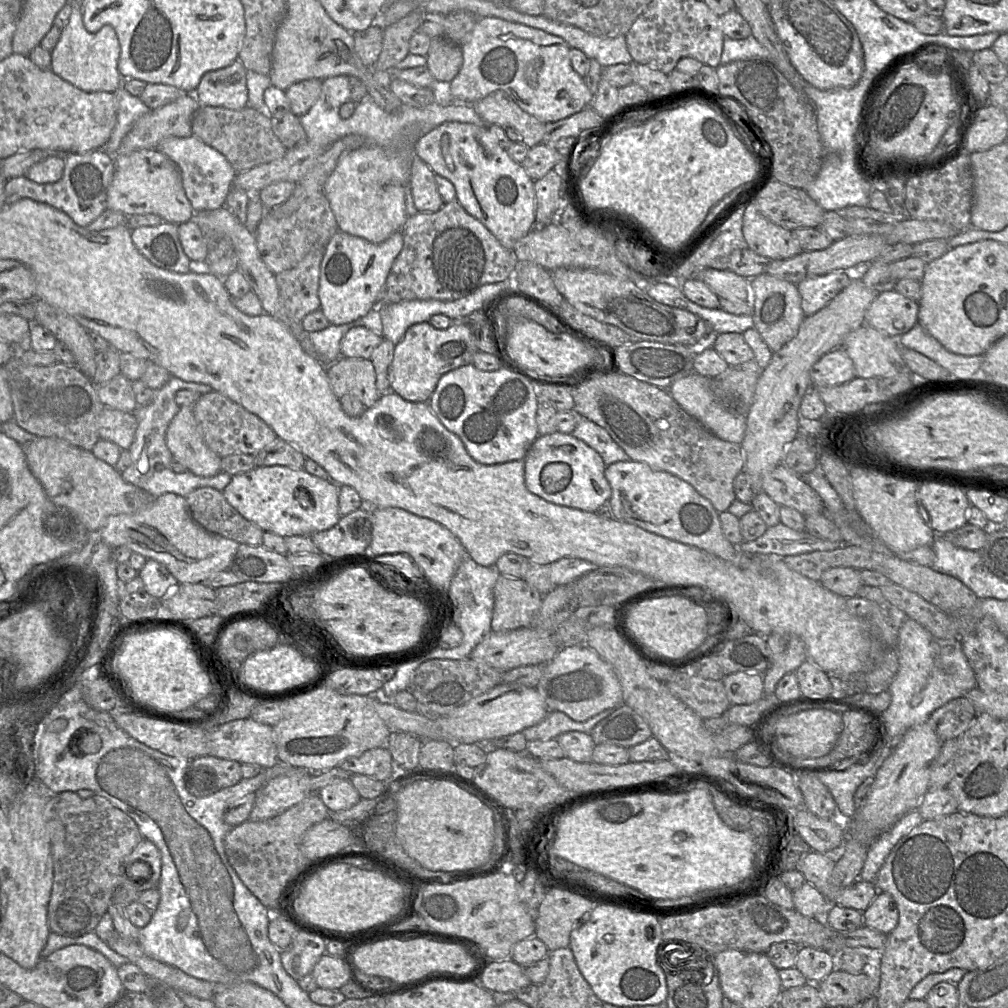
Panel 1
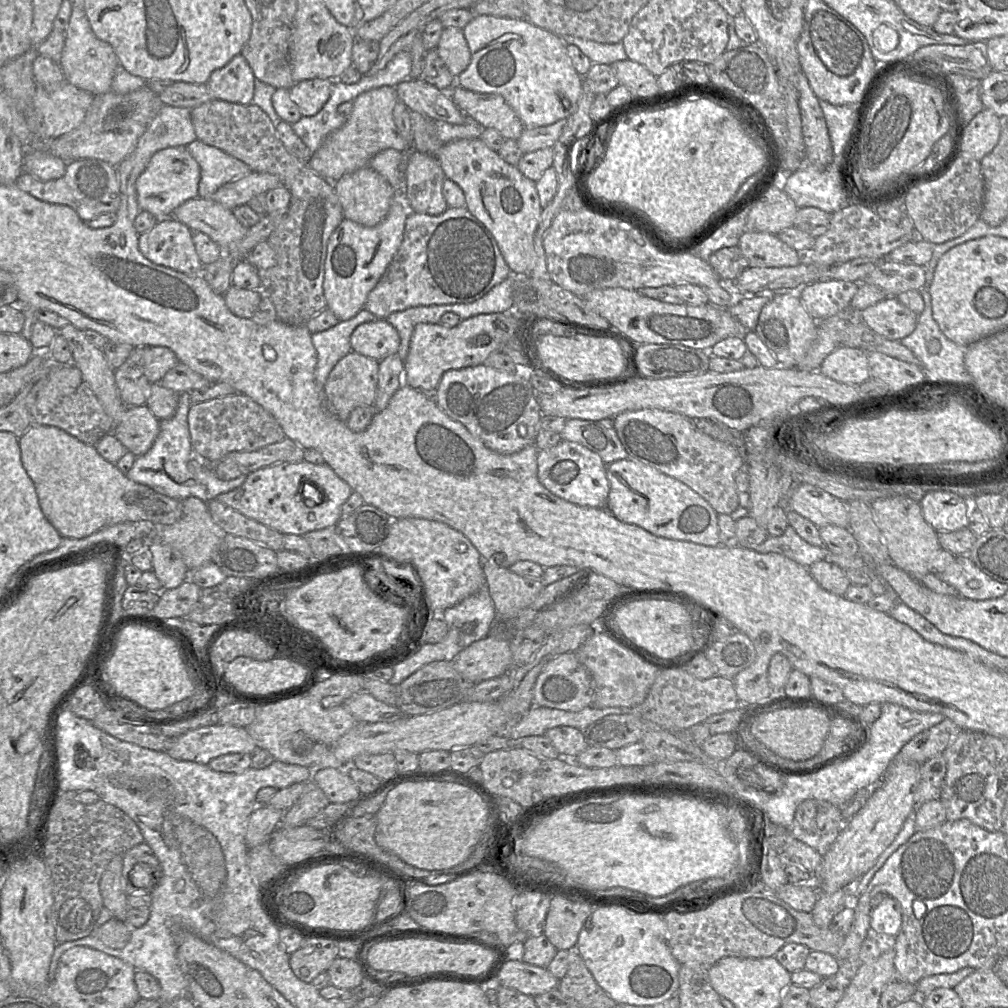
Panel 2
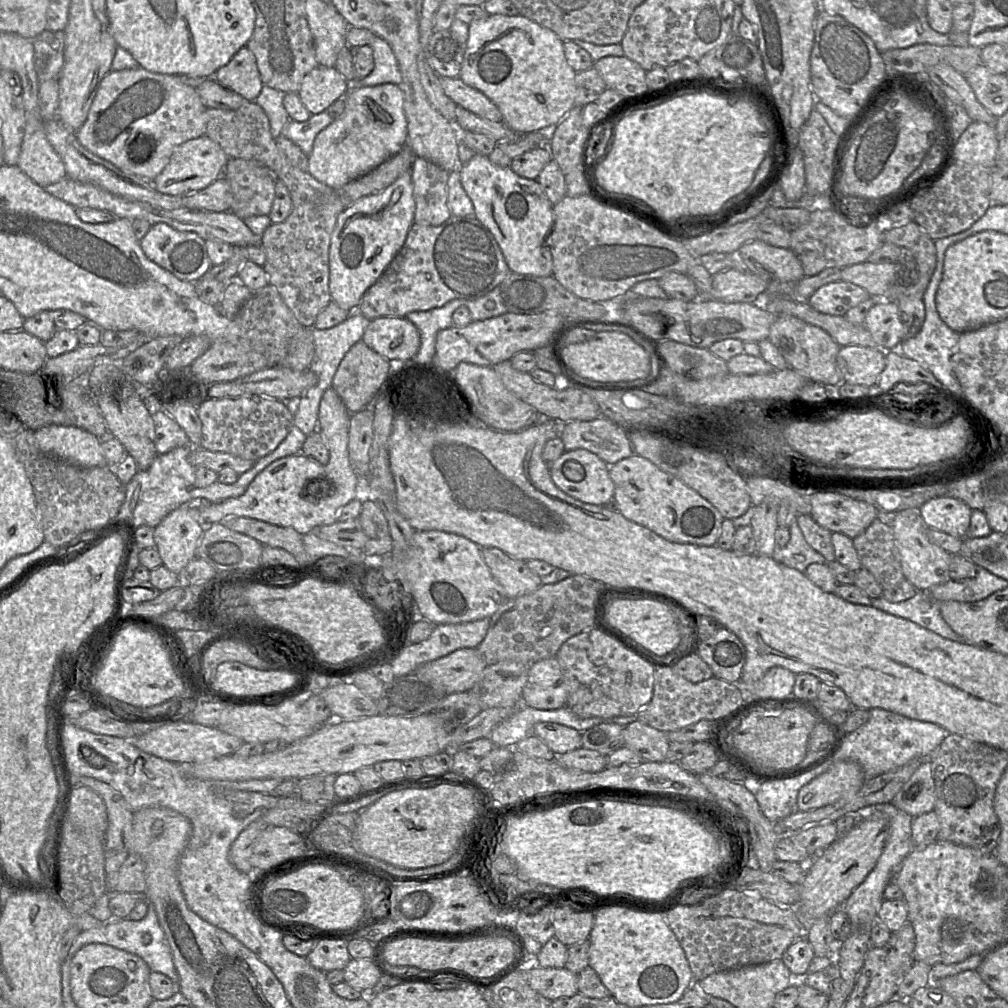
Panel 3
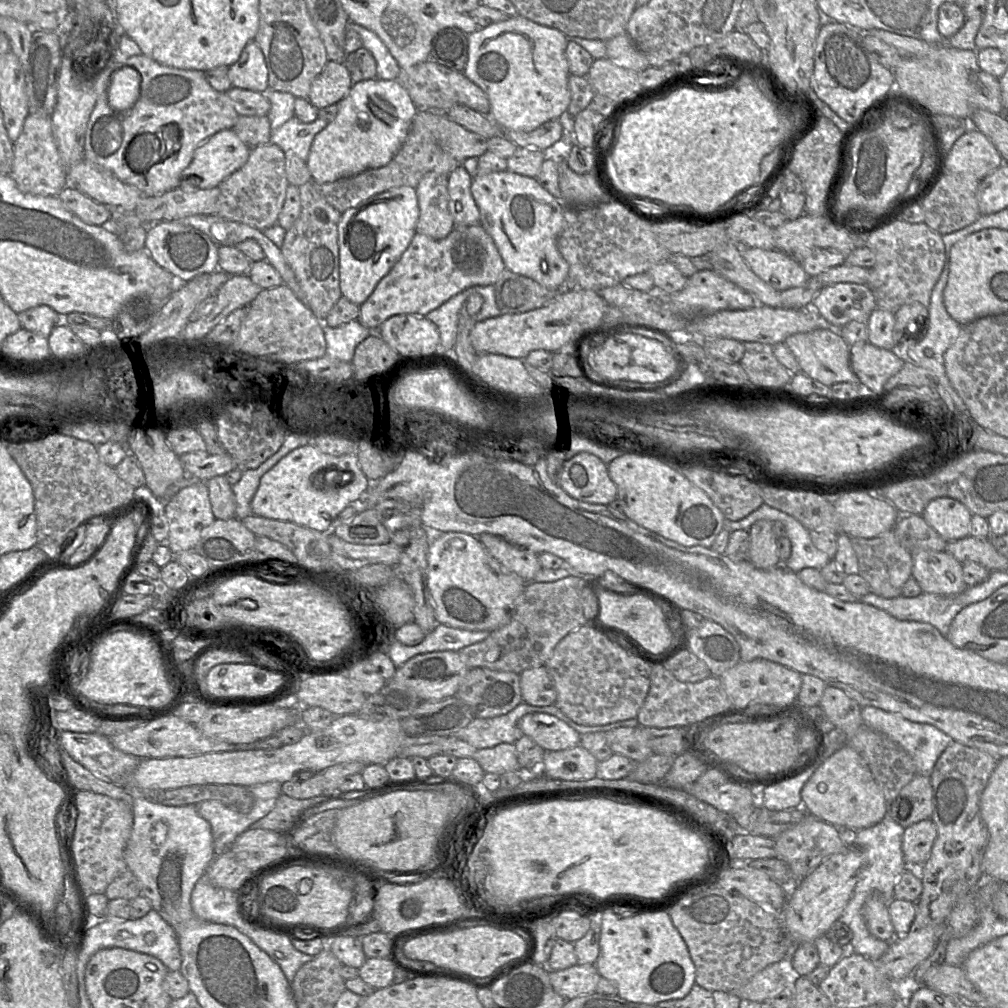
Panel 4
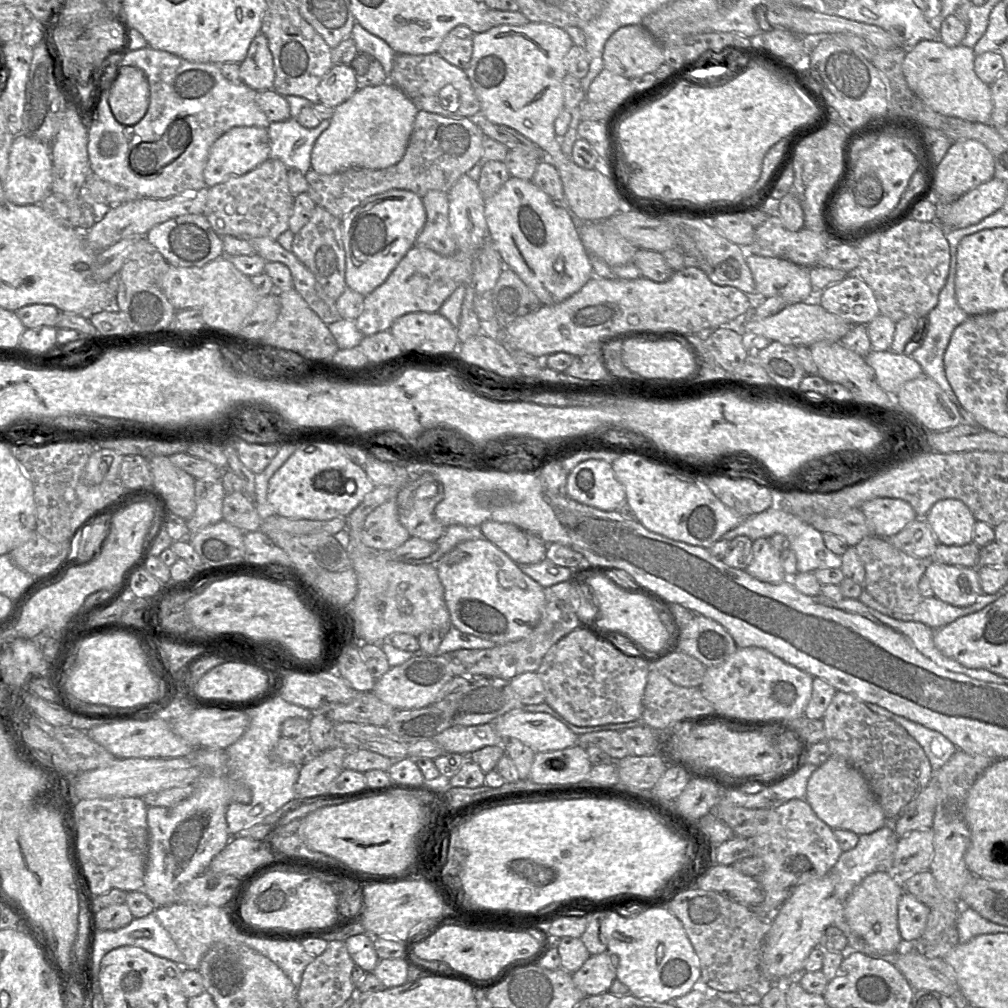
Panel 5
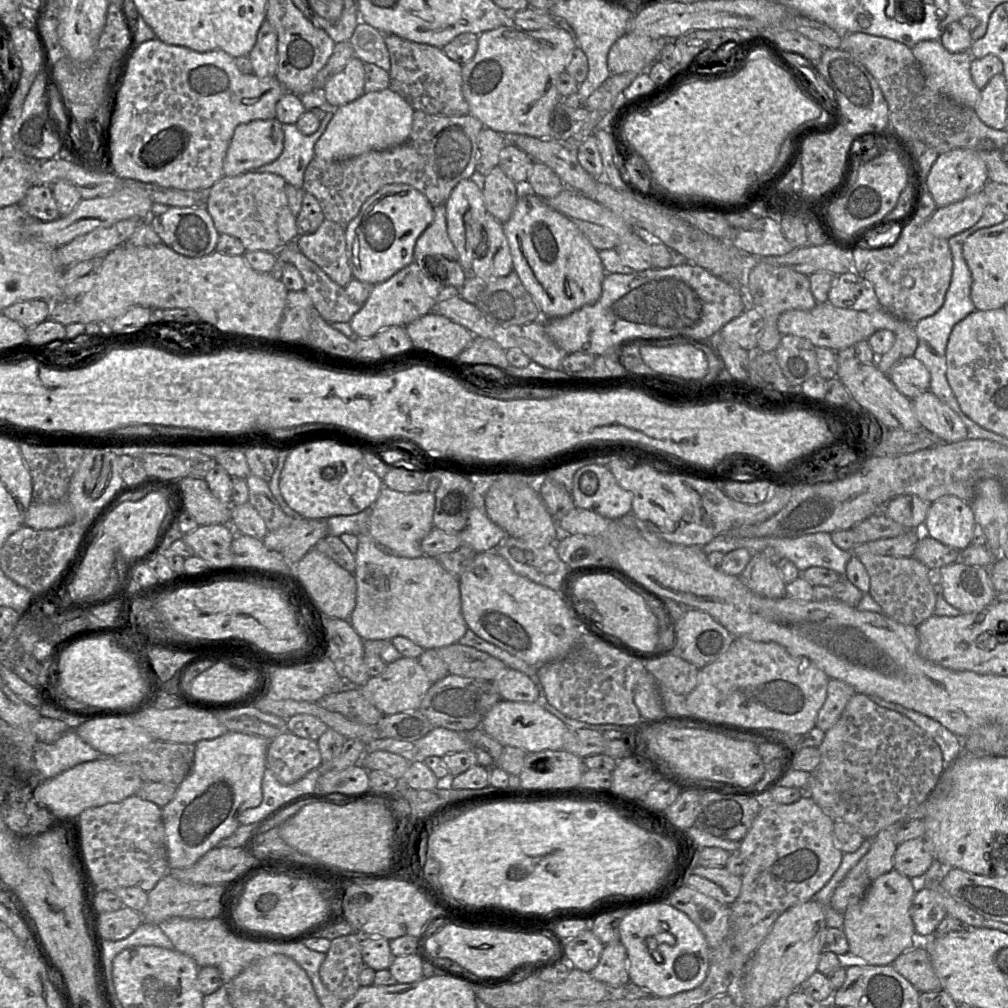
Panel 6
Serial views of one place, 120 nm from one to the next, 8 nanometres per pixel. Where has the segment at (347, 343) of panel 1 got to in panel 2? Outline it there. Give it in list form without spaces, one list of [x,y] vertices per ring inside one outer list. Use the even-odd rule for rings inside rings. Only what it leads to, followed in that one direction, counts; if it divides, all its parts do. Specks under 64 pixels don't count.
[[[385,319],[358,325],[350,337],[352,351],[381,361],[396,354],[400,346],[397,330]]]

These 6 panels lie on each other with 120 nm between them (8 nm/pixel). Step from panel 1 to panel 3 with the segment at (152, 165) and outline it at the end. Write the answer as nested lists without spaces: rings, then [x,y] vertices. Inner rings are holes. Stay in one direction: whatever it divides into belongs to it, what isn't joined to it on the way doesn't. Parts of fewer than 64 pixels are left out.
[[[204,135],[176,147],[169,163],[151,184],[164,195],[183,196],[198,192],[223,175],[229,159],[216,142]]]

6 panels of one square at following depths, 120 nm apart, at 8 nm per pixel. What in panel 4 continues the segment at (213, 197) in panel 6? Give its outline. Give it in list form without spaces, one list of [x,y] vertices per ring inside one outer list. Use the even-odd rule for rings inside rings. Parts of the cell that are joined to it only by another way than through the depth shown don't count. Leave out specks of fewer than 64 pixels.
[[[268,143],[252,148],[245,165],[218,185],[217,210],[213,215],[263,231],[277,224],[289,184],[285,154],[279,146]]]

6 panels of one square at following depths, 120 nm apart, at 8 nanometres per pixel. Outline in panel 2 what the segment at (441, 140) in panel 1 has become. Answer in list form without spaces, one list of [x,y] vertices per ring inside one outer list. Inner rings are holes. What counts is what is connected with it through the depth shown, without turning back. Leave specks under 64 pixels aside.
[[[389,86],[375,88],[357,96],[344,125],[325,138],[310,156],[308,165],[318,175],[333,183],[345,174],[369,166],[371,159],[382,150],[394,148],[410,154],[412,143],[400,134],[393,118],[393,109],[398,101],[395,87]],[[459,139],[443,144],[435,153],[445,177],[456,183],[465,196],[465,208],[480,221],[495,239],[502,257],[512,275],[530,275],[535,267],[534,235],[538,228],[542,208],[535,182],[526,178],[517,167],[506,163],[497,152],[480,139]]]

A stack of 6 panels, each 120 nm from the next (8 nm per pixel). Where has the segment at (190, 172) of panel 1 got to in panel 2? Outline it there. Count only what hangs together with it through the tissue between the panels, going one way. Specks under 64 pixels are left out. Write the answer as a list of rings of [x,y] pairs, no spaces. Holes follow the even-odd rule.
[[[195,140],[186,148],[200,167],[198,198],[210,199],[221,186],[252,172],[242,161],[201,141]]]

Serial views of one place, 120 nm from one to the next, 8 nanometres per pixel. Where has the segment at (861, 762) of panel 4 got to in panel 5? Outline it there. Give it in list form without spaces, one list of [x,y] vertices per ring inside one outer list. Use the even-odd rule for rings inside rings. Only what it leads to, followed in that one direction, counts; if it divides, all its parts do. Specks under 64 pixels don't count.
[[[832,757],[810,776],[805,800],[817,817],[831,829],[843,829],[857,835],[871,834],[886,825],[887,819],[865,776],[839,757]]]

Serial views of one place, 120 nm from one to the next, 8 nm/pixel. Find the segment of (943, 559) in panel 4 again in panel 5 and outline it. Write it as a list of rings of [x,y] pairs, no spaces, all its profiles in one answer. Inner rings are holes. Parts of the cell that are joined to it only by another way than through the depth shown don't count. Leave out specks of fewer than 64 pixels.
[[[928,560],[924,575],[929,579],[934,596],[957,607],[970,606],[983,594],[977,568],[957,567]]]

